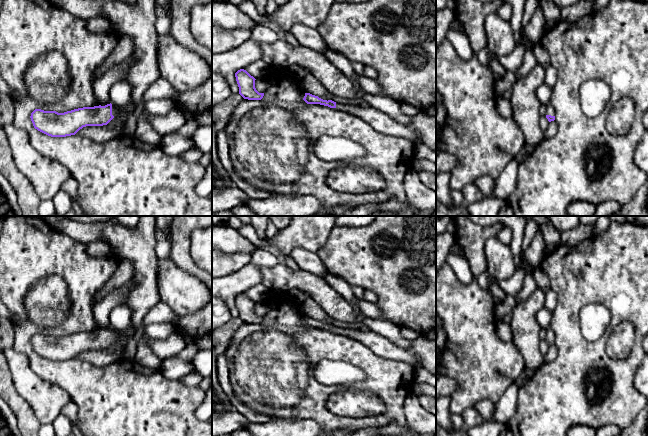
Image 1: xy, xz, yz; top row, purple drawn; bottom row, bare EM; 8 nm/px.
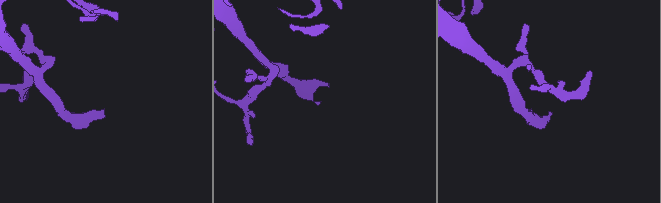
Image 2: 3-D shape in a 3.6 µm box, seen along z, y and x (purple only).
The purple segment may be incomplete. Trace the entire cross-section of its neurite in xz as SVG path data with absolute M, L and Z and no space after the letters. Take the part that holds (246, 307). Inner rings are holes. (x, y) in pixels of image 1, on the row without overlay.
M240 293L235 297L236 305L239 311L239 318L248 324L261 324L264 317L259 317L255 312L255 302L246 294Z

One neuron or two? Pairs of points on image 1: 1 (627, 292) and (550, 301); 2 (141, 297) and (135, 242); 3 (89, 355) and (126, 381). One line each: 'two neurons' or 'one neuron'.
1: two neurons
2: one neuron
3: two neurons

